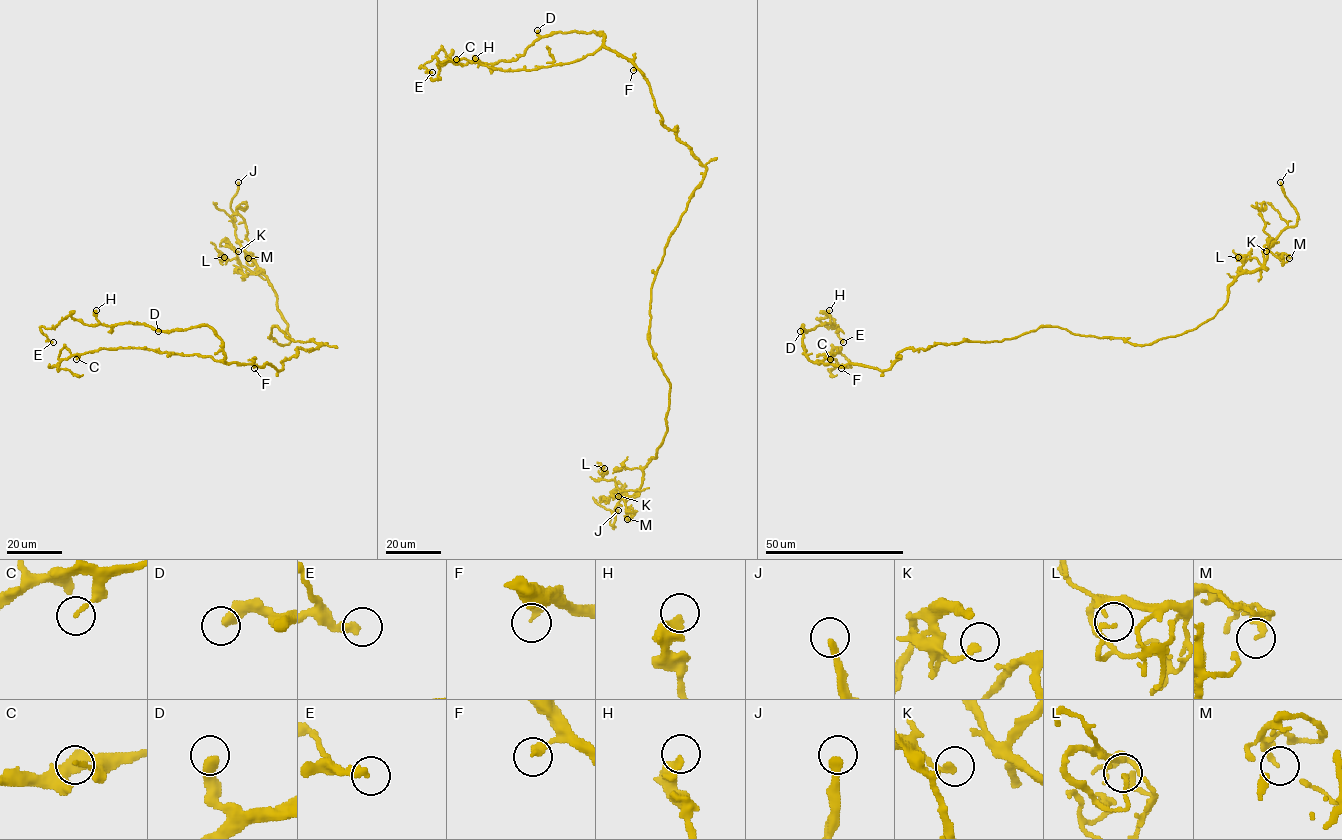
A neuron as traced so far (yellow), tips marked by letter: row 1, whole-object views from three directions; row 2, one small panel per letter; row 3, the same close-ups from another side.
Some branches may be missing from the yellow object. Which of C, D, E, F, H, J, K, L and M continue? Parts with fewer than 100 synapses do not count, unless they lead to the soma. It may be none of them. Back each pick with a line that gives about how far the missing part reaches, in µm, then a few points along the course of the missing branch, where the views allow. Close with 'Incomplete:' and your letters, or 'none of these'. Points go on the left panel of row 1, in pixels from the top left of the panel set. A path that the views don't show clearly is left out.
J: missing 25 µm; course (238, 182), (250, 140)
Incomplete: J

